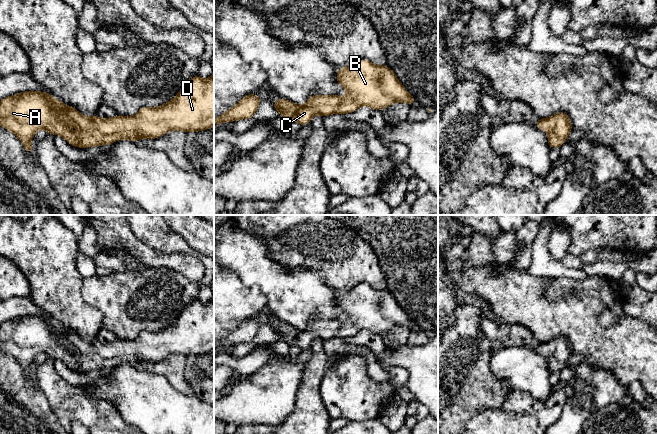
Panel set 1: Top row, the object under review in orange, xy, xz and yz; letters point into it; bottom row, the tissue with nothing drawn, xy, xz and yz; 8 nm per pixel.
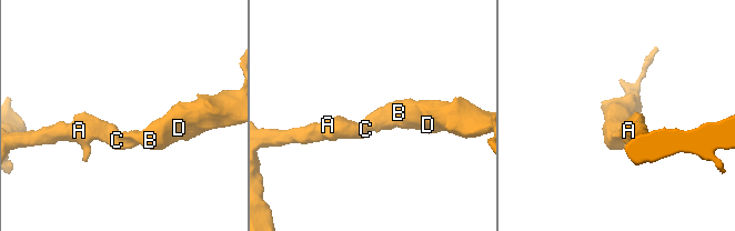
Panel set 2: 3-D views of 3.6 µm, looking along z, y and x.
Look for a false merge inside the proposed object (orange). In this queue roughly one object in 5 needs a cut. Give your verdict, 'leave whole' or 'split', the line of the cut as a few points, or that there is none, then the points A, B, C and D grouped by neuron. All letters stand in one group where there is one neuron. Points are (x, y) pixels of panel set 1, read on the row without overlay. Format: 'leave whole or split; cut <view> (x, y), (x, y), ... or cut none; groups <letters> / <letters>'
leave whole; cut none; groups A B C D

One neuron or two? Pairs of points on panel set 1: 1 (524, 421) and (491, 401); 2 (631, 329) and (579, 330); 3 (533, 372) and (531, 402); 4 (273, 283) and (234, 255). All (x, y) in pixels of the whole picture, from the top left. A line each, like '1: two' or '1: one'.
1: two
2: one
3: two
4: one

